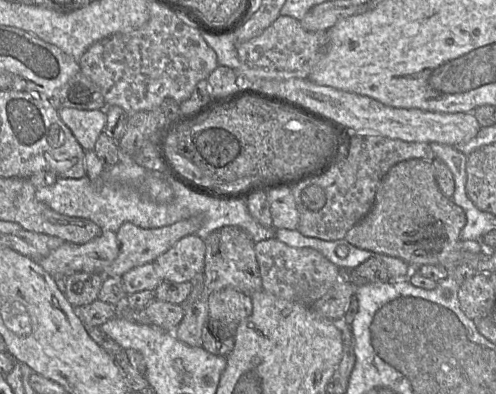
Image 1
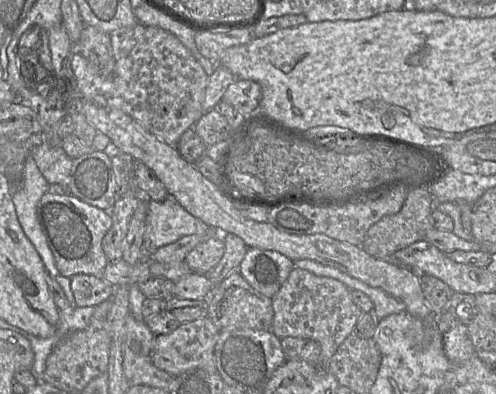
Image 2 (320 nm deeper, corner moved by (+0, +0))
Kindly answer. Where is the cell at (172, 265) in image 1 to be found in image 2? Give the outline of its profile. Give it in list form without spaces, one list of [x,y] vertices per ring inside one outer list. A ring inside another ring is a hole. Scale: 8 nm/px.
[[[222,235],[212,236],[195,246],[185,257],[185,263],[192,273],[205,275],[214,268],[225,252]]]

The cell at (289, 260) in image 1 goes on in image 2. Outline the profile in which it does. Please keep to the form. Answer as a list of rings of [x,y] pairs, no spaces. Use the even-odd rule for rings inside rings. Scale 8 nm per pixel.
[[[297,267],[293,268],[271,300],[273,307],[271,331],[274,335],[279,339],[299,337],[318,342],[325,367],[338,347],[352,333],[363,314],[352,301],[351,290],[344,283],[331,277],[316,276]]]

